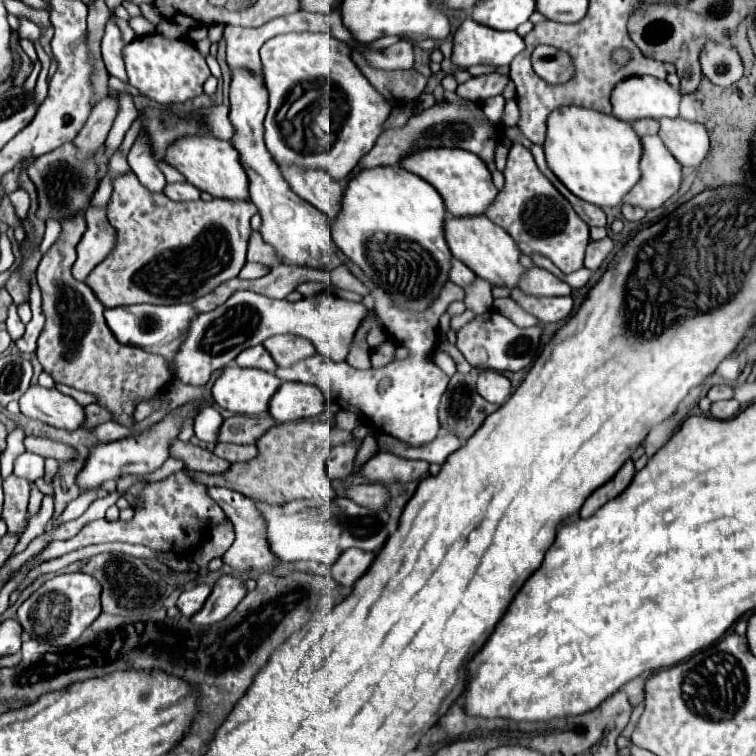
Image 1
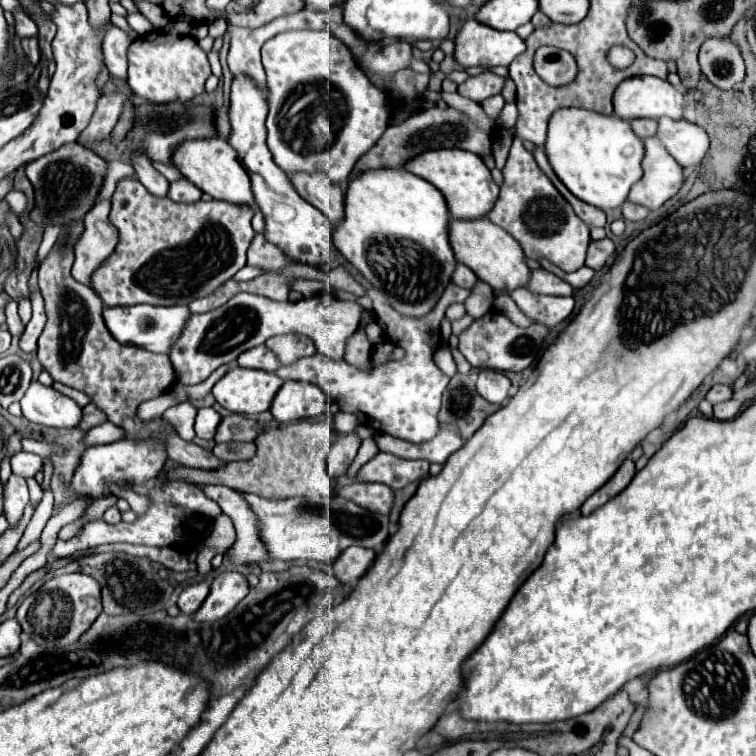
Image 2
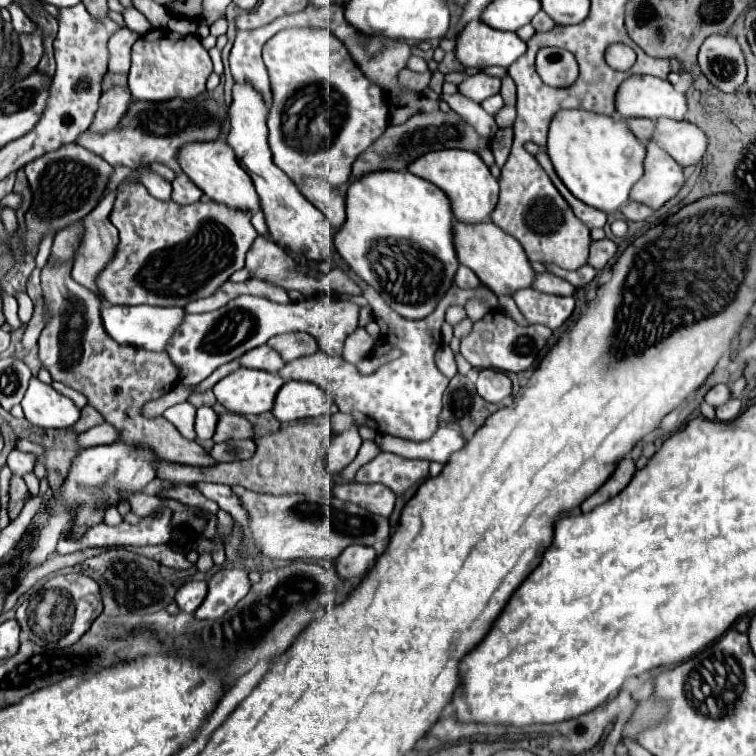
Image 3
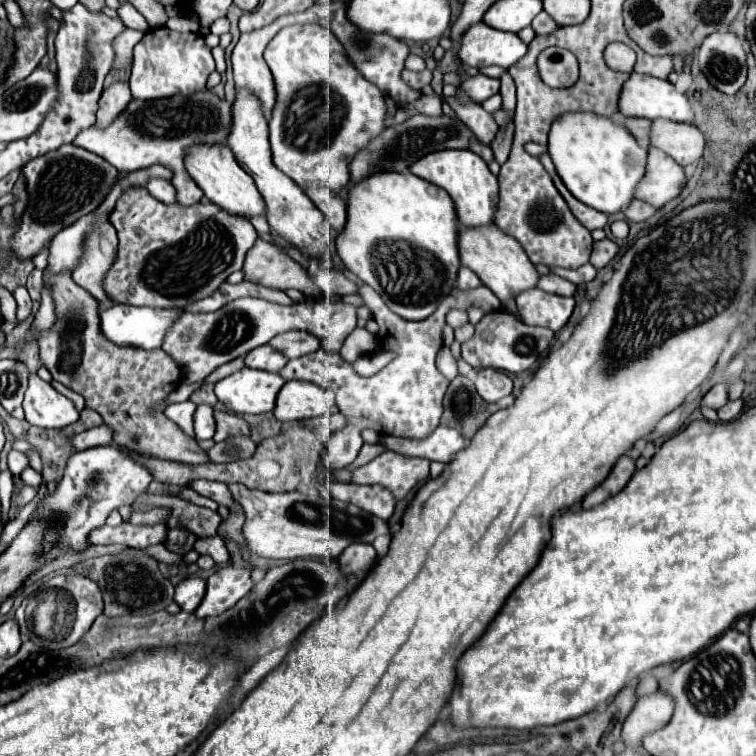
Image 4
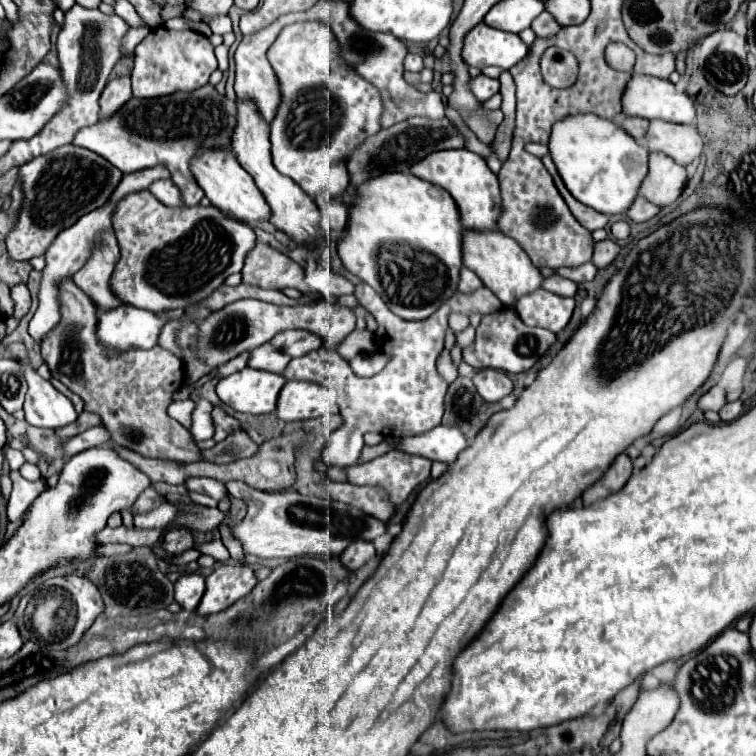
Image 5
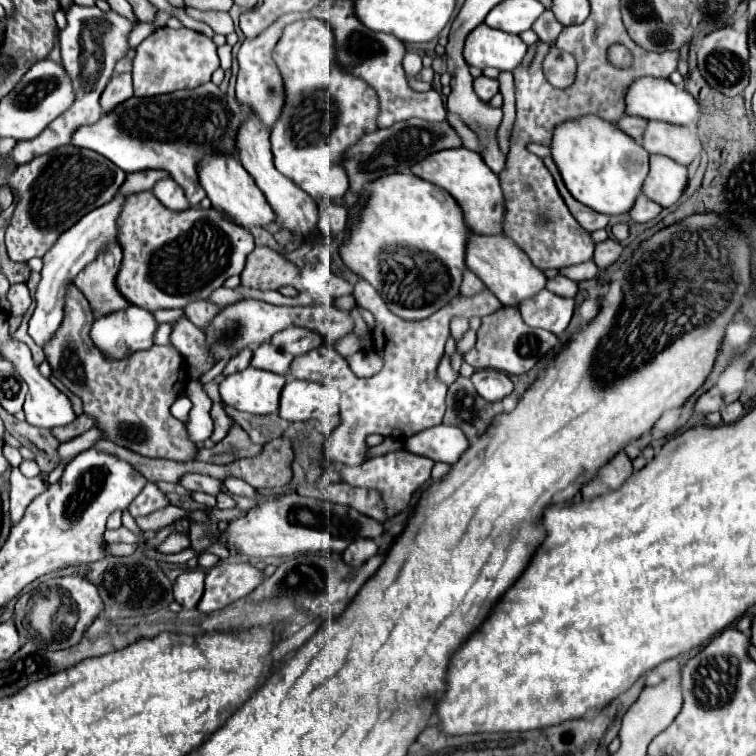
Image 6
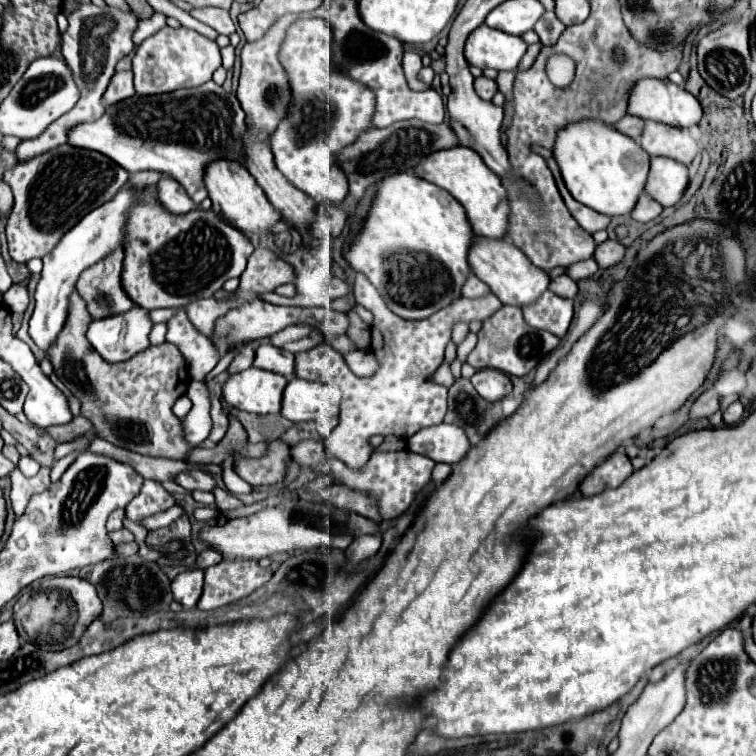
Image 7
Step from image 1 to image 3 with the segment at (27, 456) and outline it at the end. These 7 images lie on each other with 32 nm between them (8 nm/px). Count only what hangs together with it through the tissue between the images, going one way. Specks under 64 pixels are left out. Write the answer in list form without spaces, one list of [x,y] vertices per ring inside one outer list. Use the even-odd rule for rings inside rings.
[[[12,450],[8,456],[8,466],[10,466],[12,474],[16,474],[16,476],[24,476],[28,472],[34,472],[36,462],[38,462],[38,456],[26,454],[20,450]]]

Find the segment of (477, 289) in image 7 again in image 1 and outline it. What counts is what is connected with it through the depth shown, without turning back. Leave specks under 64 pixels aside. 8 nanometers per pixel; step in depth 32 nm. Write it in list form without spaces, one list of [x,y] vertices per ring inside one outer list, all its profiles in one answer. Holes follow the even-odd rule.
[[[452,258],[452,272],[450,272],[450,276],[448,276],[450,282],[454,282],[454,284],[458,284],[458,286],[468,286],[474,278],[476,278],[476,276],[474,276],[474,272],[468,270],[468,266],[464,266],[460,260]]]

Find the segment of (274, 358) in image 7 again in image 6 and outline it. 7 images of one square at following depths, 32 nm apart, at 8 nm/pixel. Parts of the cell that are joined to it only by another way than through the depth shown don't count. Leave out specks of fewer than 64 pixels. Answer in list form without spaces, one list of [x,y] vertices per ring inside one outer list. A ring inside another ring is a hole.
[[[264,342],[252,352],[250,366],[268,370],[274,374],[288,374],[290,362],[292,362],[292,356],[288,352],[282,352],[278,348],[274,348],[270,342]]]

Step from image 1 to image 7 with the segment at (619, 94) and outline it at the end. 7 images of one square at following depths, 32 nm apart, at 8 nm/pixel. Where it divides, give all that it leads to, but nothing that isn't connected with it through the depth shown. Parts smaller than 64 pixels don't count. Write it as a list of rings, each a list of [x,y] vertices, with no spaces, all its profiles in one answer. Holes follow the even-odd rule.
[[[640,80],[636,88],[628,96],[628,114],[644,118],[644,120],[654,120],[654,122],[664,122],[668,126],[680,126],[680,128],[692,128],[700,122],[702,118],[702,106],[700,102],[686,92],[684,88],[672,84],[670,80]]]

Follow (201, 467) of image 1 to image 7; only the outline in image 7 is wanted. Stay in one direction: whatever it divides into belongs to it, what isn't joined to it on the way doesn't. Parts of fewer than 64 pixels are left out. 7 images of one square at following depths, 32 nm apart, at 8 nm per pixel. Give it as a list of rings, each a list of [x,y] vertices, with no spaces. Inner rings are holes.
[[[72,292],[68,320],[64,322],[56,344],[52,344],[46,354],[54,366],[54,374],[76,398],[82,400],[82,414],[92,420],[92,430],[100,438],[144,456],[188,460],[194,446],[186,442],[182,422],[172,414],[174,402],[186,394],[190,384],[186,360],[180,350],[166,342],[150,346],[120,364],[108,364],[88,344],[86,330],[90,322],[92,316],[88,314],[84,298],[78,292]]]

